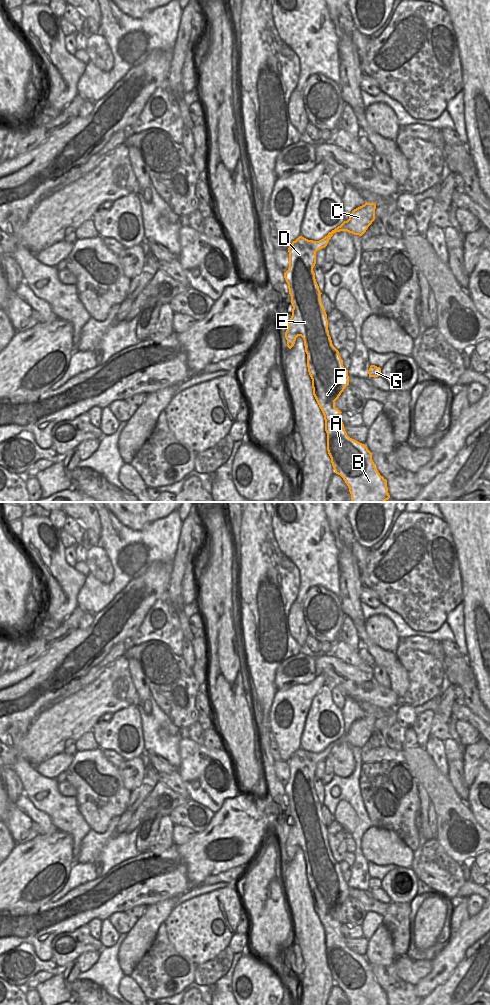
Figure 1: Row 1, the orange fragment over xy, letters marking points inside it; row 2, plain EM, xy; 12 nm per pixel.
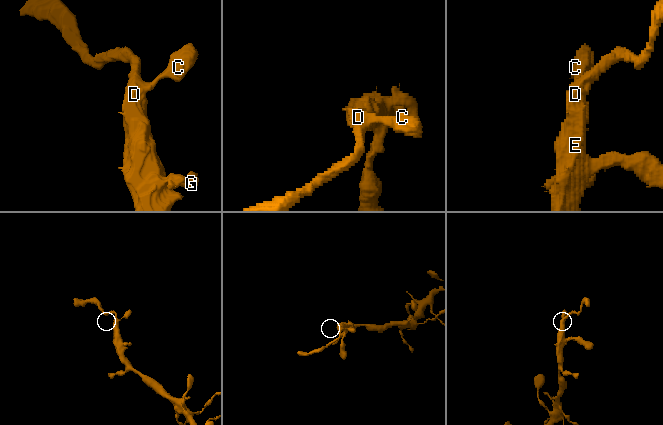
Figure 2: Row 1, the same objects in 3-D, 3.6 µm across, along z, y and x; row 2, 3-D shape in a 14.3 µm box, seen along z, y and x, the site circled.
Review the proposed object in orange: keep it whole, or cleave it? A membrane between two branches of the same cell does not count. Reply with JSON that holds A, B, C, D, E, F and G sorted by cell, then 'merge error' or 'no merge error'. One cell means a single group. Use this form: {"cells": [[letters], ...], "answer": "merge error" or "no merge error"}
{"cells": [["A", "B", "C", "D", "E", "F", "G"]], "answer": "no merge error"}

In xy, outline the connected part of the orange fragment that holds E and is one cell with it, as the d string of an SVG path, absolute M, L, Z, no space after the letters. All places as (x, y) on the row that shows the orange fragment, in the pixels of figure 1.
M366 202L353 210L347 221L344 221L319 241L308 240L299 236L288 248L289 268L284 273L293 306L292 316L285 332L287 346L291 349L298 336L301 336L304 340L308 372L312 379L313 395L324 415L327 451L335 473L343 478L349 488L351 502L385 502L390 498L390 495L387 480L376 469L372 460L372 453L364 444L347 435L340 418L342 412L335 407L335 401L349 385L349 376L348 370L343 366L339 351L332 344L328 330L327 314L321 302L322 293L316 282L313 268L316 264L316 252L327 246L334 233L347 231L354 235L362 236L375 220L375 209L375 203Z

